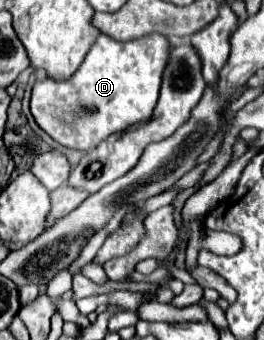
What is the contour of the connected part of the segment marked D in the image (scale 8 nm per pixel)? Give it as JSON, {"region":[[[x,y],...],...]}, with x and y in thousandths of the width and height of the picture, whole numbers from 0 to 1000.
{"region":[[[379,100],[295,212],[258,235],[144,235],[121,259],[114,324],[136,365],[220,424],[280,441],[348,441],[417,394],[576,341],[598,300],[614,206],[644,176],[652,129],[614,100],[447,124]]]}

